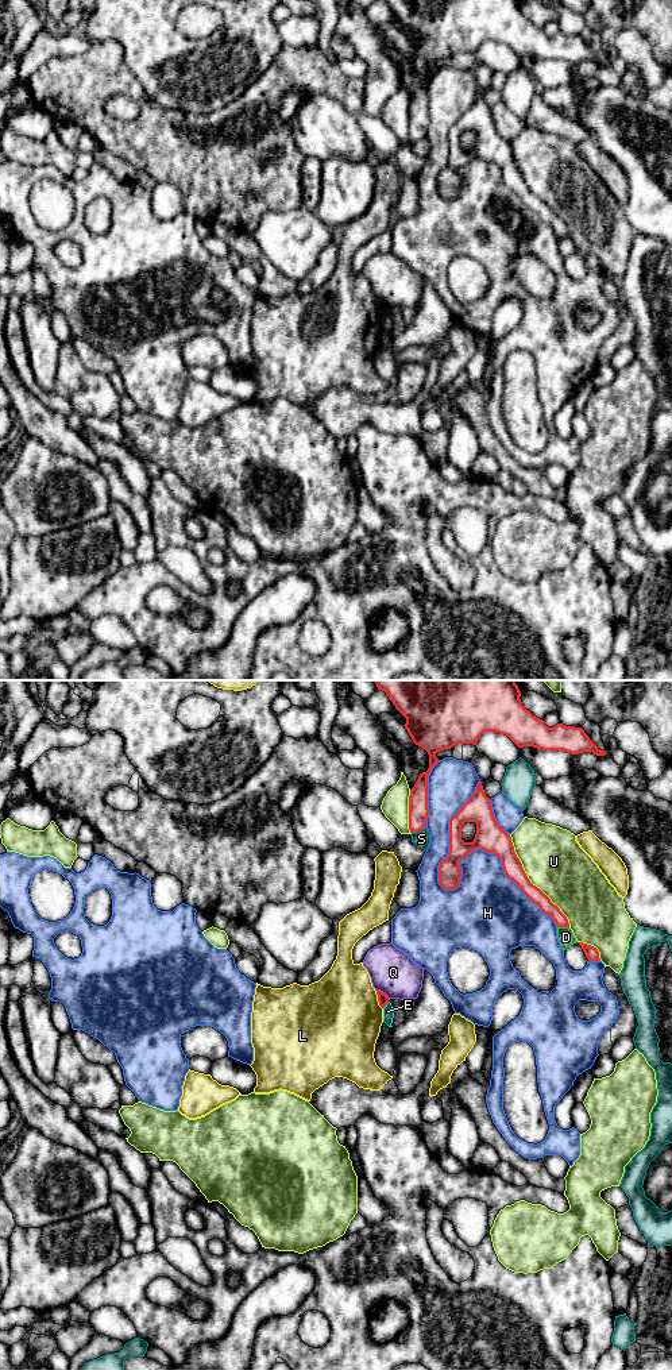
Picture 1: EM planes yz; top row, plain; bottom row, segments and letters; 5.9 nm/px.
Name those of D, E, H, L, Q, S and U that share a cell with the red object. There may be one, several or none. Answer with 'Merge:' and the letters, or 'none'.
Merge: none

